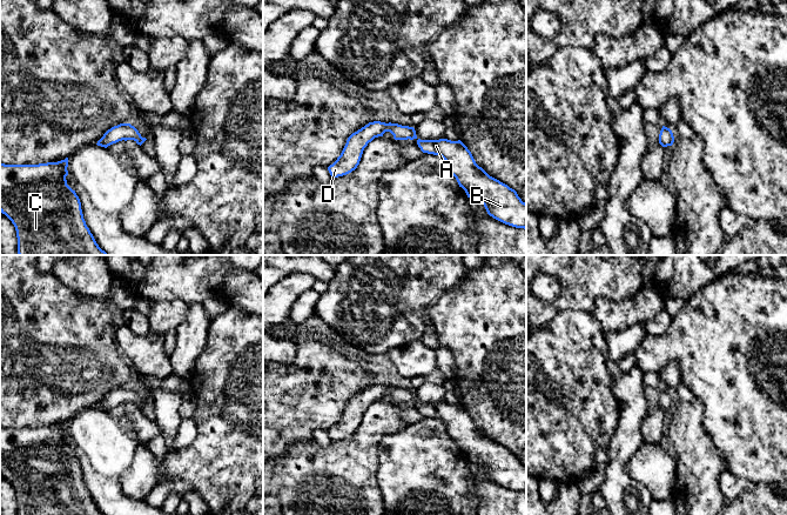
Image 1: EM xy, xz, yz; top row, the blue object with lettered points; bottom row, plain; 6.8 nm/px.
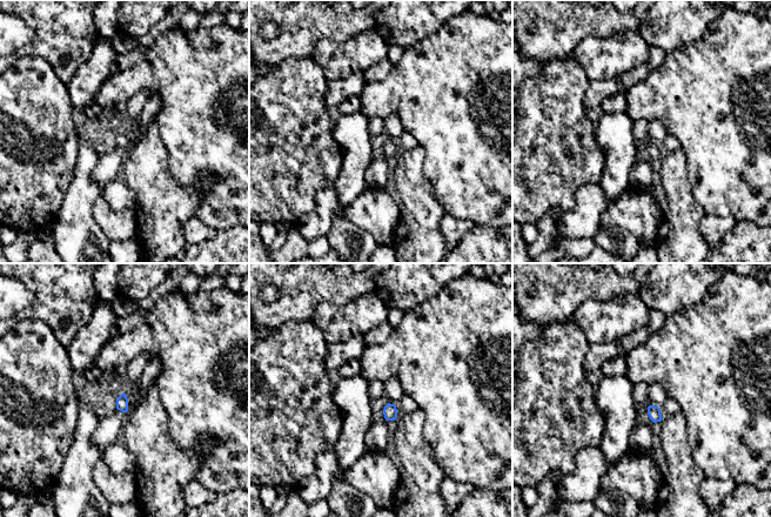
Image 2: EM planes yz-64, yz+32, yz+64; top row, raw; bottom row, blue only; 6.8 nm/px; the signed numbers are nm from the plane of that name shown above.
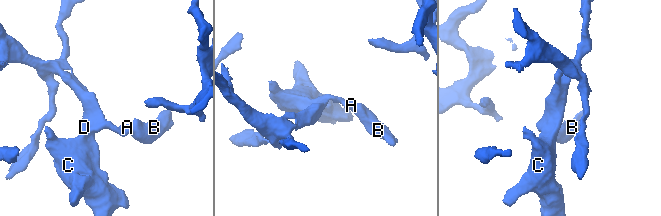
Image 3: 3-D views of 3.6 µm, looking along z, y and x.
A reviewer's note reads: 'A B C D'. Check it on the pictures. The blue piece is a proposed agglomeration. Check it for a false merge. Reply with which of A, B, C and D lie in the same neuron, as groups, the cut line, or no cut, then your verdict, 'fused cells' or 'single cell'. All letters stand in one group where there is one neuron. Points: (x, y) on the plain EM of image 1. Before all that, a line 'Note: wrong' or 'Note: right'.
Note: right
groups A B C D; cut none; single cell

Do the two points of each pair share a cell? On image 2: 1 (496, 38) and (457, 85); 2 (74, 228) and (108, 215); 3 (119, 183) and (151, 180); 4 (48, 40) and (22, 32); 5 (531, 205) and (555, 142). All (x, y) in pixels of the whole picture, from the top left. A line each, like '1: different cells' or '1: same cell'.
1: same cell
2: different cells
3: different cells
4: different cells
5: same cell

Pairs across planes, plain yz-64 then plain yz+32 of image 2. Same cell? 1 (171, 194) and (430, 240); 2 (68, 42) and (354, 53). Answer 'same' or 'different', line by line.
1: same
2: different

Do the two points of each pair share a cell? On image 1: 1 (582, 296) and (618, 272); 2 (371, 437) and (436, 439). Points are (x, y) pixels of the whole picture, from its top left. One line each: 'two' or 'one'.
1: one
2: two

